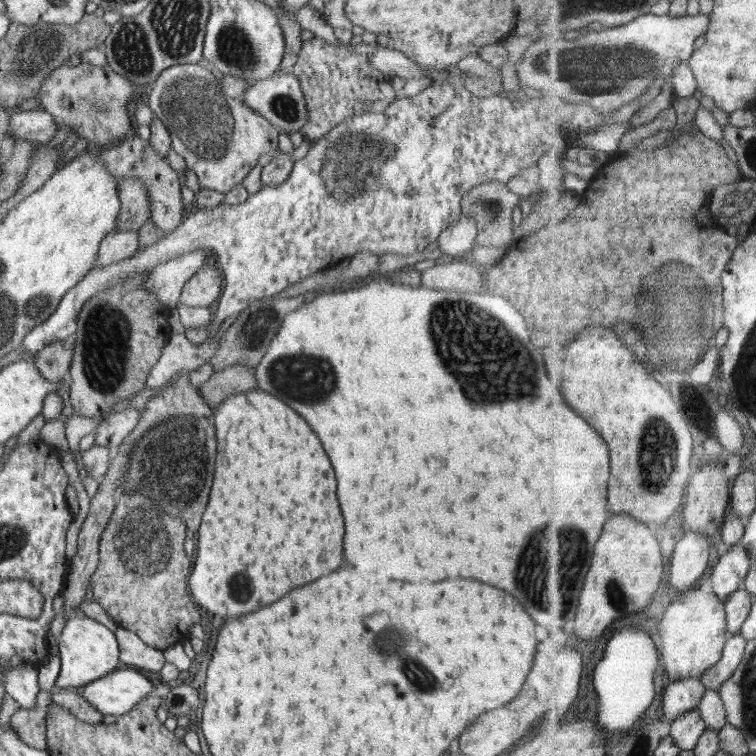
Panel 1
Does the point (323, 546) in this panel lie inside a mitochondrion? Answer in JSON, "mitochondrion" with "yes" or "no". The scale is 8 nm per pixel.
{"mitochondrion":"no"}

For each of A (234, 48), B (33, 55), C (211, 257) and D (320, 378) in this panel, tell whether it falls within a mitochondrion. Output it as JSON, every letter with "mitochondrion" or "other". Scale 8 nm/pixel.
{"A":"mitochondrion","B":"mitochondrion","C":"other","D":"mitochondrion"}

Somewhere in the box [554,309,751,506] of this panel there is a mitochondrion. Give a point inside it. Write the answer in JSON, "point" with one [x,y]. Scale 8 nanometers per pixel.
{"point":[658,450]}

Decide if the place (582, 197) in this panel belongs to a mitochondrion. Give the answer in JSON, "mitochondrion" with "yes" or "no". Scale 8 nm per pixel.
{"mitochondrion":"no"}

